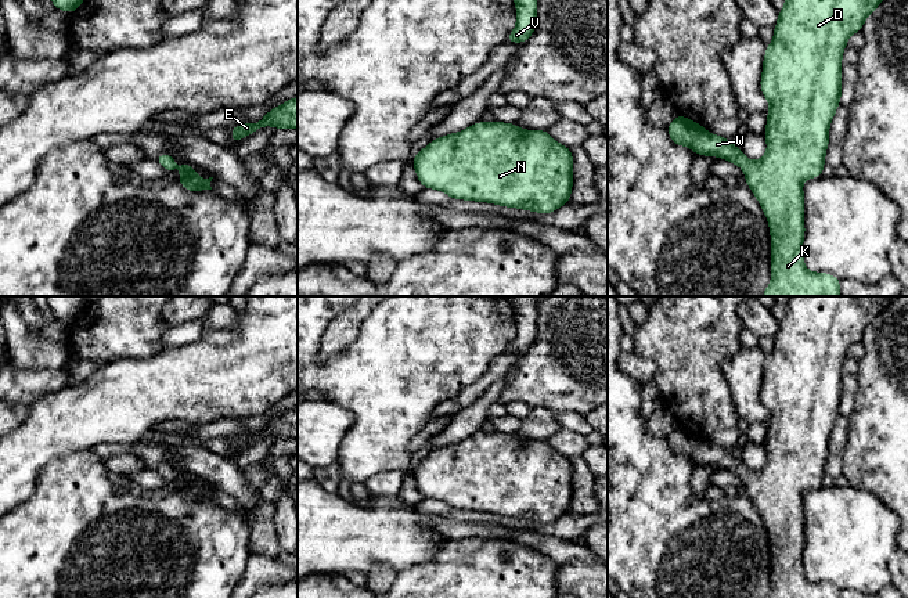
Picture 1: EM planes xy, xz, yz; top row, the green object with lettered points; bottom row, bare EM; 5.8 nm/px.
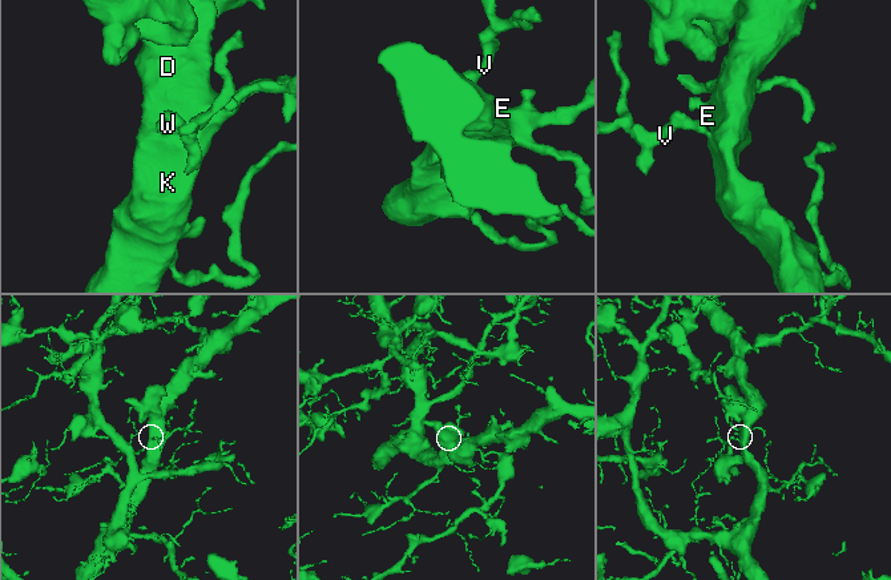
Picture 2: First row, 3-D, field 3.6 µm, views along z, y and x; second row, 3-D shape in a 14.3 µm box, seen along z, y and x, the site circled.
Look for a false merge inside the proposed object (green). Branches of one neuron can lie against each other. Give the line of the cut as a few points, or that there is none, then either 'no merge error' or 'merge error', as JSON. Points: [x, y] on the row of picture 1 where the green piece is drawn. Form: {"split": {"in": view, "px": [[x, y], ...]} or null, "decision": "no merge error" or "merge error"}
{"split": null, "decision": "no merge error"}

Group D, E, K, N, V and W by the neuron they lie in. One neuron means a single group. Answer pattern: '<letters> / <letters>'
D E K N V W

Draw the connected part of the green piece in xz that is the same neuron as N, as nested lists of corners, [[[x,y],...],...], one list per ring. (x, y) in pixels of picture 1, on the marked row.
[[[479,120],[465,130],[430,141],[417,152],[411,163],[424,188],[443,191],[454,199],[490,202],[536,213],[552,213],[570,201],[572,195],[572,150],[555,141],[547,130],[519,129],[514,123],[483,123]]]

